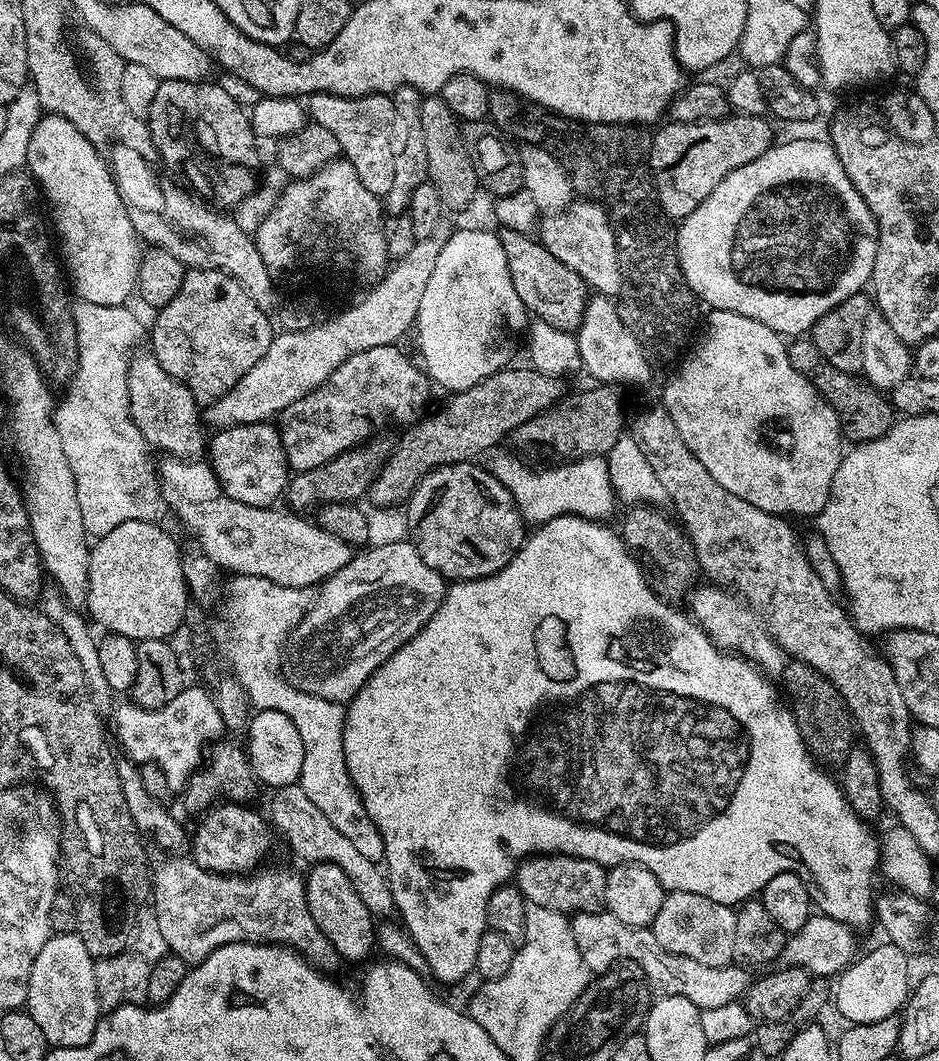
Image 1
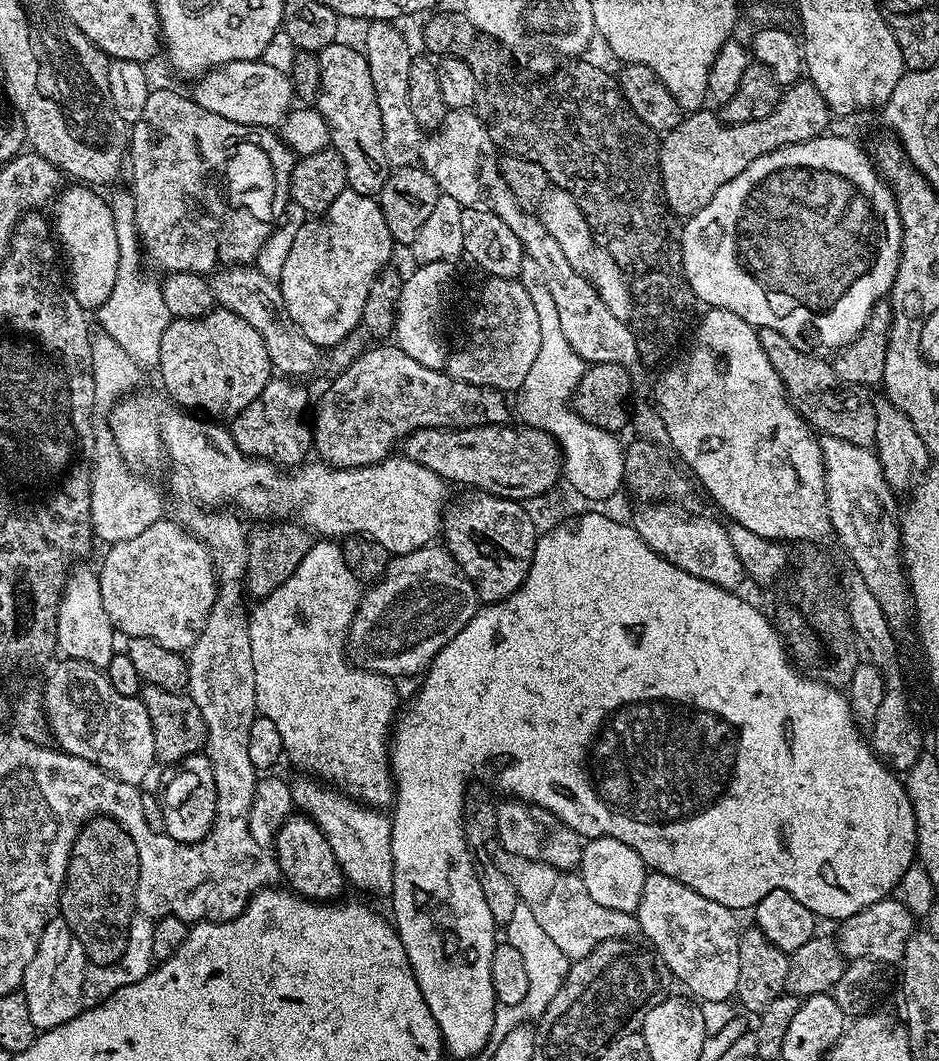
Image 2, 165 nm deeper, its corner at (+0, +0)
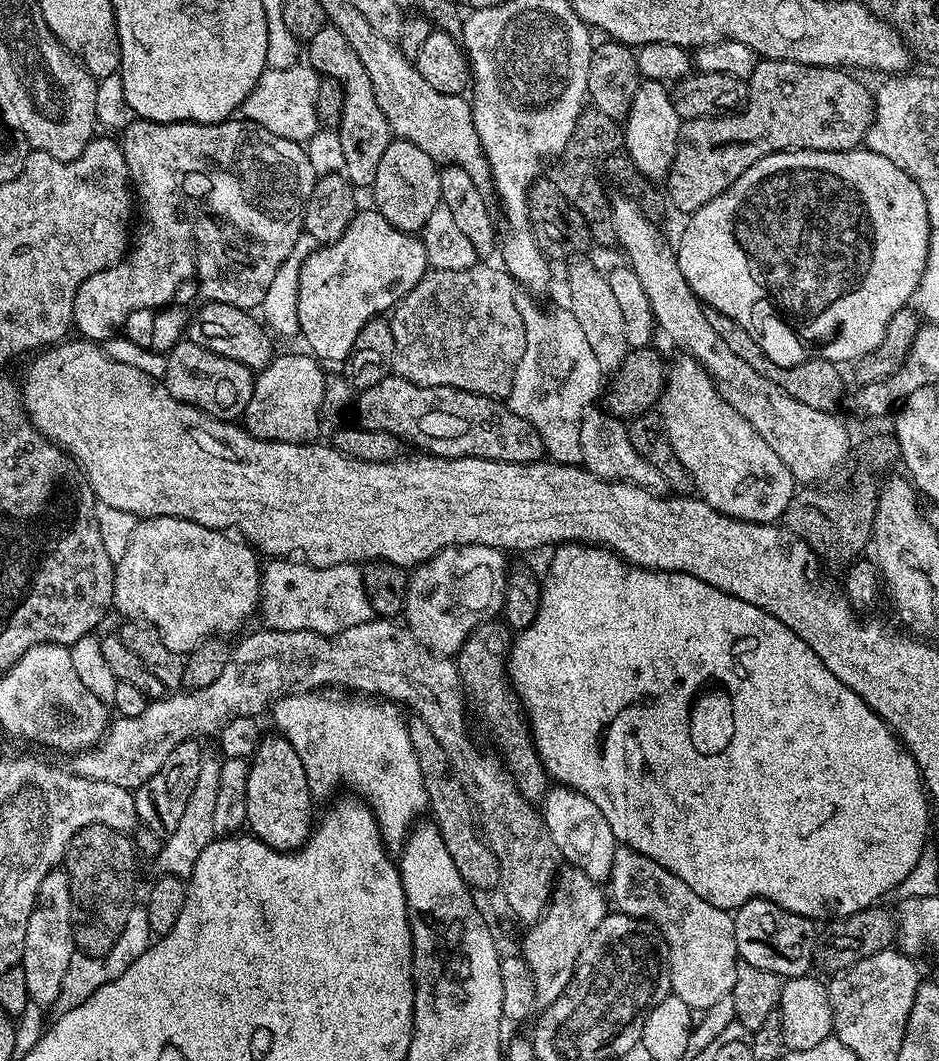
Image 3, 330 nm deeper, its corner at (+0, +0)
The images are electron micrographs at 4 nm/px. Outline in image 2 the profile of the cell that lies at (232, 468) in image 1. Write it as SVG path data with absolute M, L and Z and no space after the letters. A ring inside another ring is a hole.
M273 378L268 381L267 386L262 390L262 394L258 394L258 398L254 398L254 402L250 402L250 406L246 406L246 410L242 410L236 416L231 417L230 431L232 437L238 446L238 450L242 450L245 456L266 460L277 466L299 466L309 459L314 448L312 424L309 417L307 420L304 415L307 412L309 415L310 400L308 404L308 392L300 384L303 383L292 378Z

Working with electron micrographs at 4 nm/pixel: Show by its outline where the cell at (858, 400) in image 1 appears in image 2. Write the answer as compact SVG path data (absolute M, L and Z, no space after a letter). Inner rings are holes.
M762 328L759 333L762 350L766 350L770 366L778 370L778 378L782 378L789 400L817 433L842 438L842 442L854 442L854 446L863 448L872 448L875 445L876 406L874 396L871 396L873 393L869 389L843 384L827 359L820 360L824 358L800 351L790 342L786 342L786 338L778 334L778 330Z

